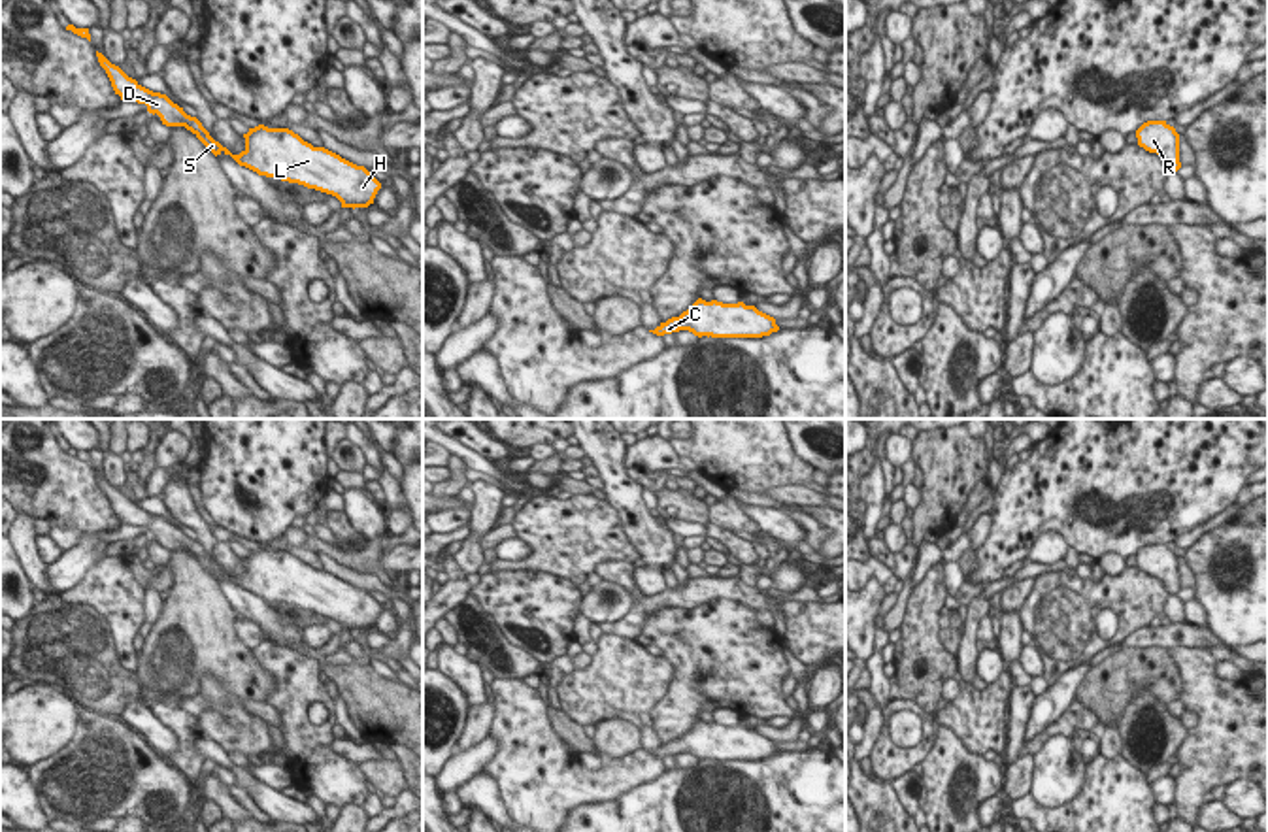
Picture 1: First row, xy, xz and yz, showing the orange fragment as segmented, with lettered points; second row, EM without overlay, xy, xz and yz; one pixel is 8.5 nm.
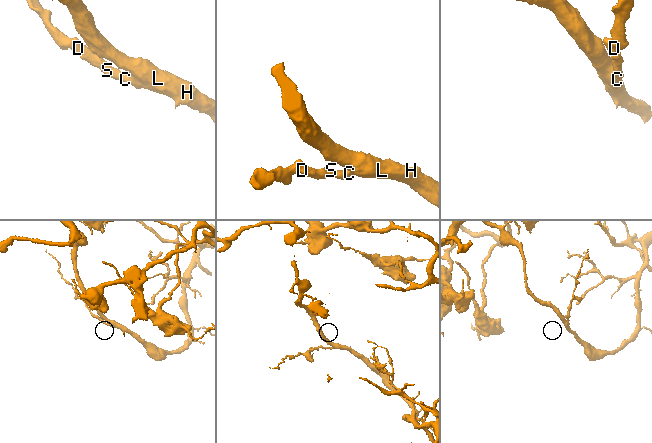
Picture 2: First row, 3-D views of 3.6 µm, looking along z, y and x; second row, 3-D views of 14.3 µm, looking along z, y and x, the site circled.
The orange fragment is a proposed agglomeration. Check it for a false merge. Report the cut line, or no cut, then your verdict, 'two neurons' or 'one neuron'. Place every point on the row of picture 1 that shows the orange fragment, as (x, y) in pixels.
cut none; one neuron

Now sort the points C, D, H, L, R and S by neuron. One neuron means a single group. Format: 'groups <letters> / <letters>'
groups C D H L R S

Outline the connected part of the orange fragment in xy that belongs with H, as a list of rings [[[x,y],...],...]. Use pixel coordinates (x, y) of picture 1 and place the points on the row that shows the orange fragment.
[[[96,51],[96,57],[123,102],[145,104],[147,111],[157,113],[166,126],[185,126],[215,157],[225,153],[259,175],[332,194],[342,202],[342,208],[368,208],[381,189],[381,183],[364,166],[357,166],[325,147],[313,147],[289,128],[268,128],[264,125],[249,128],[243,134],[245,149],[232,155],[209,136],[196,117],[187,115],[166,94],[142,87],[102,53]]]

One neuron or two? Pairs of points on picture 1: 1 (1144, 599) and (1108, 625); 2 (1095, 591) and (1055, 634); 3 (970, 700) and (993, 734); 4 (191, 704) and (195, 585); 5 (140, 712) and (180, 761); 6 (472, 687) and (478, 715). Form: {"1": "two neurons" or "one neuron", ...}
{"1": "one neuron", "2": "one neuron", "3": "one neuron", "4": "two neurons", "5": "two neurons", "6": "two neurons"}

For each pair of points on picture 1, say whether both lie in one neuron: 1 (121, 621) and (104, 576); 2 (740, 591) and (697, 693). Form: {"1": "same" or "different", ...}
{"1": "same", "2": "different"}

